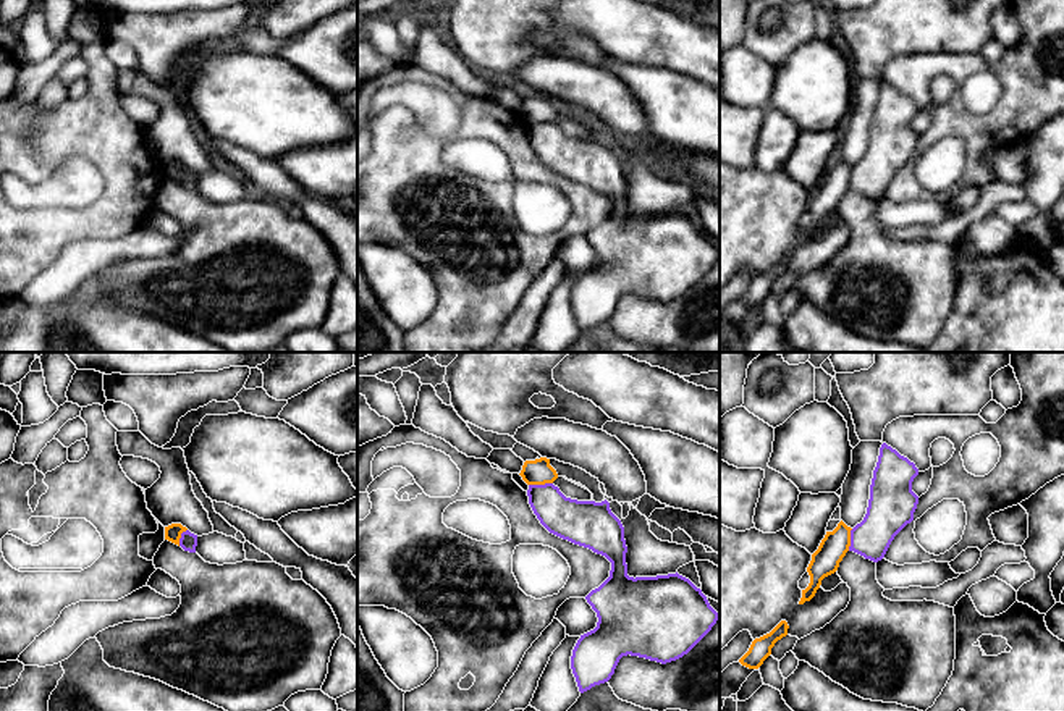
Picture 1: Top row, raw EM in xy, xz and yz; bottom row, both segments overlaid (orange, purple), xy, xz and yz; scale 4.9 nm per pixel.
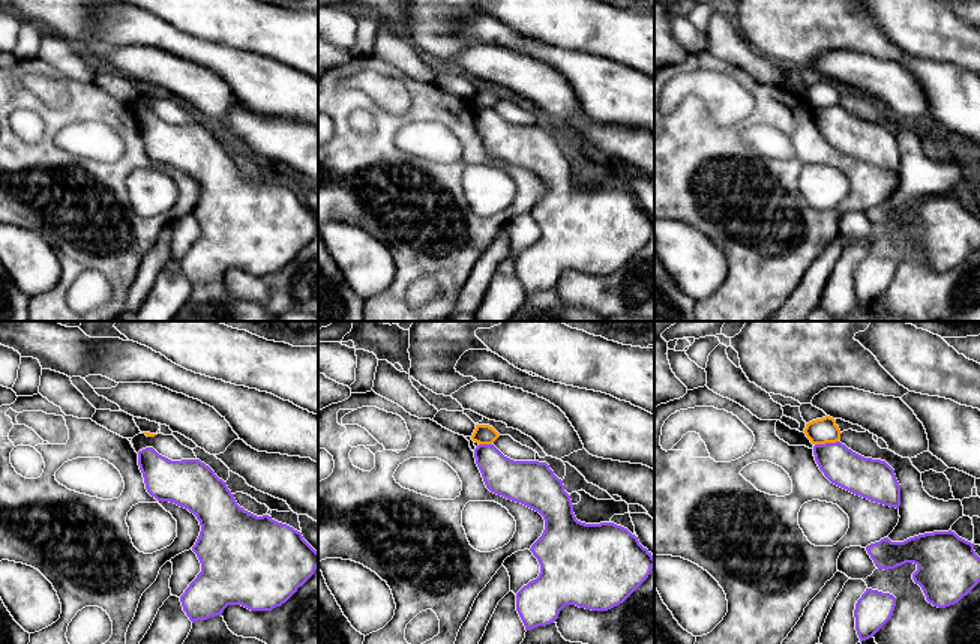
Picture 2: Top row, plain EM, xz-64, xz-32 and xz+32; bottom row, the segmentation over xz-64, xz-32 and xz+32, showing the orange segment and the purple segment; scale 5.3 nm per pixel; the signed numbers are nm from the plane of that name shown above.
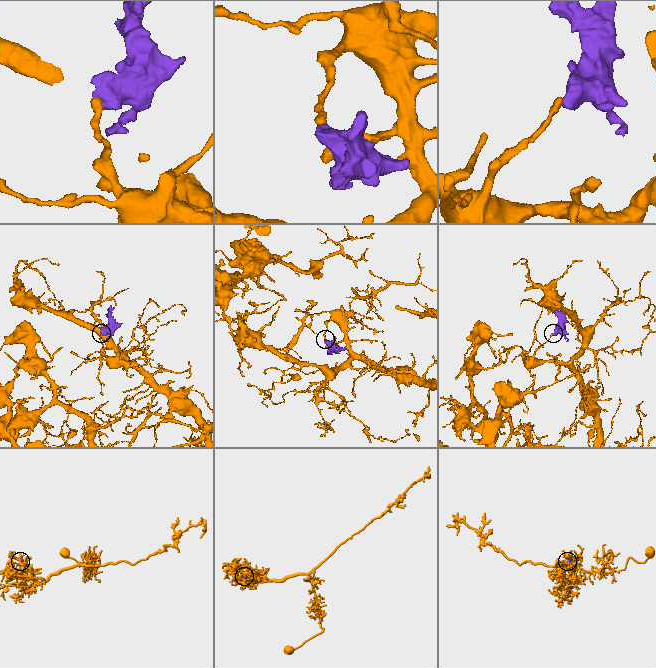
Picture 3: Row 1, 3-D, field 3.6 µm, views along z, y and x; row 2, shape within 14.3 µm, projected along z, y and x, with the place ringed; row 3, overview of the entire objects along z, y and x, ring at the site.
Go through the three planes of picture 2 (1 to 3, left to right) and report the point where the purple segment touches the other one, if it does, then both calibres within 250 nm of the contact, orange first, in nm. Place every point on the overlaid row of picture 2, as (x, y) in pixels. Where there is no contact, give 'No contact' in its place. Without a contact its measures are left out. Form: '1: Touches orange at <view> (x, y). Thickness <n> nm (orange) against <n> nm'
1: No contact
2: Touches orange at xz-32 (485, 443). Thickness 110 nm (orange) against 200 nm
3: Touches orange at xz+32 (826, 442). Thickness 140 nm (orange) against 200 nm

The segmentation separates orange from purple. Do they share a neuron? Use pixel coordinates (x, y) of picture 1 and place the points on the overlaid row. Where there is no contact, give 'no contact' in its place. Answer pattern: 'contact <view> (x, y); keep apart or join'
contact xz (540, 483); keep apart

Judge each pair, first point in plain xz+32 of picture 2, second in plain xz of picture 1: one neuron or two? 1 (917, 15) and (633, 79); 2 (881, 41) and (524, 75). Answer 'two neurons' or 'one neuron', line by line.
1: two neurons
2: two neurons

